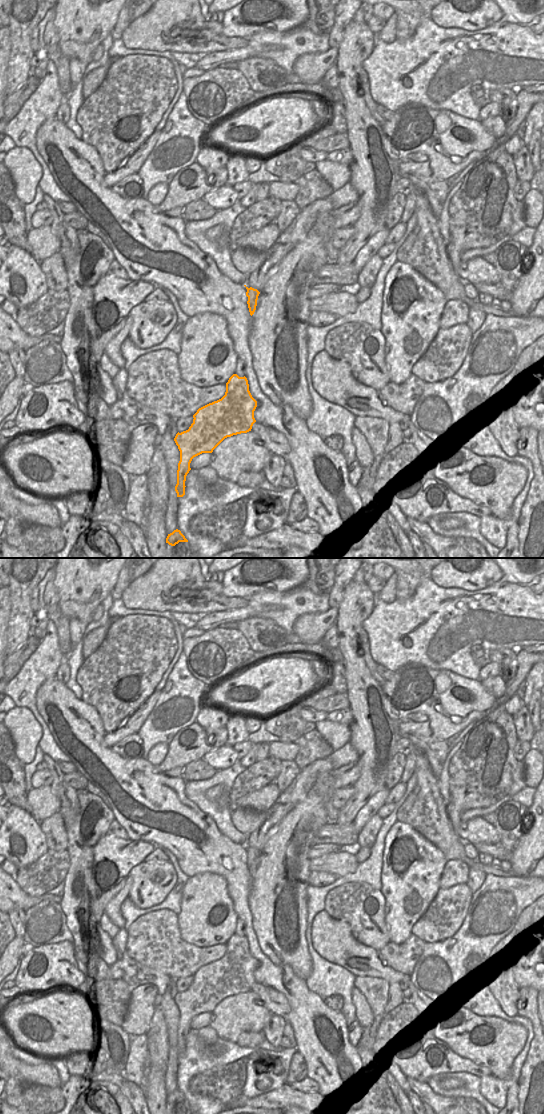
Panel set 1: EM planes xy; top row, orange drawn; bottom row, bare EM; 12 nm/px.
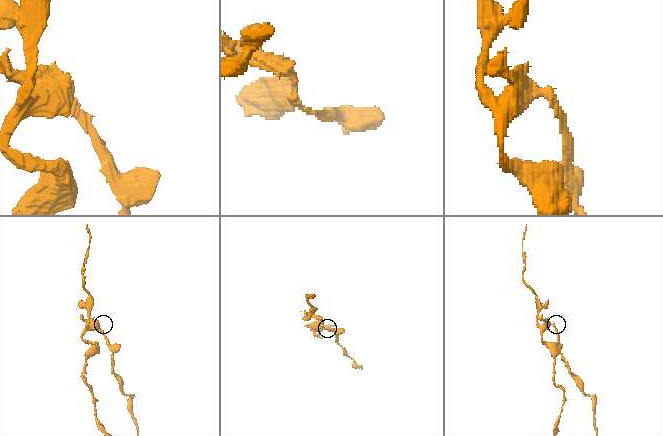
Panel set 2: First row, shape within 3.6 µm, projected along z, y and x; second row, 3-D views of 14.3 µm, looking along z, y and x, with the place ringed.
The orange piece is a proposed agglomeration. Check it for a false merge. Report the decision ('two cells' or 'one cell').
two cells

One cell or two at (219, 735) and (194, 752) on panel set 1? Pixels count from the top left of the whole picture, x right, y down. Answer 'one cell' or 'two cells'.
one cell

